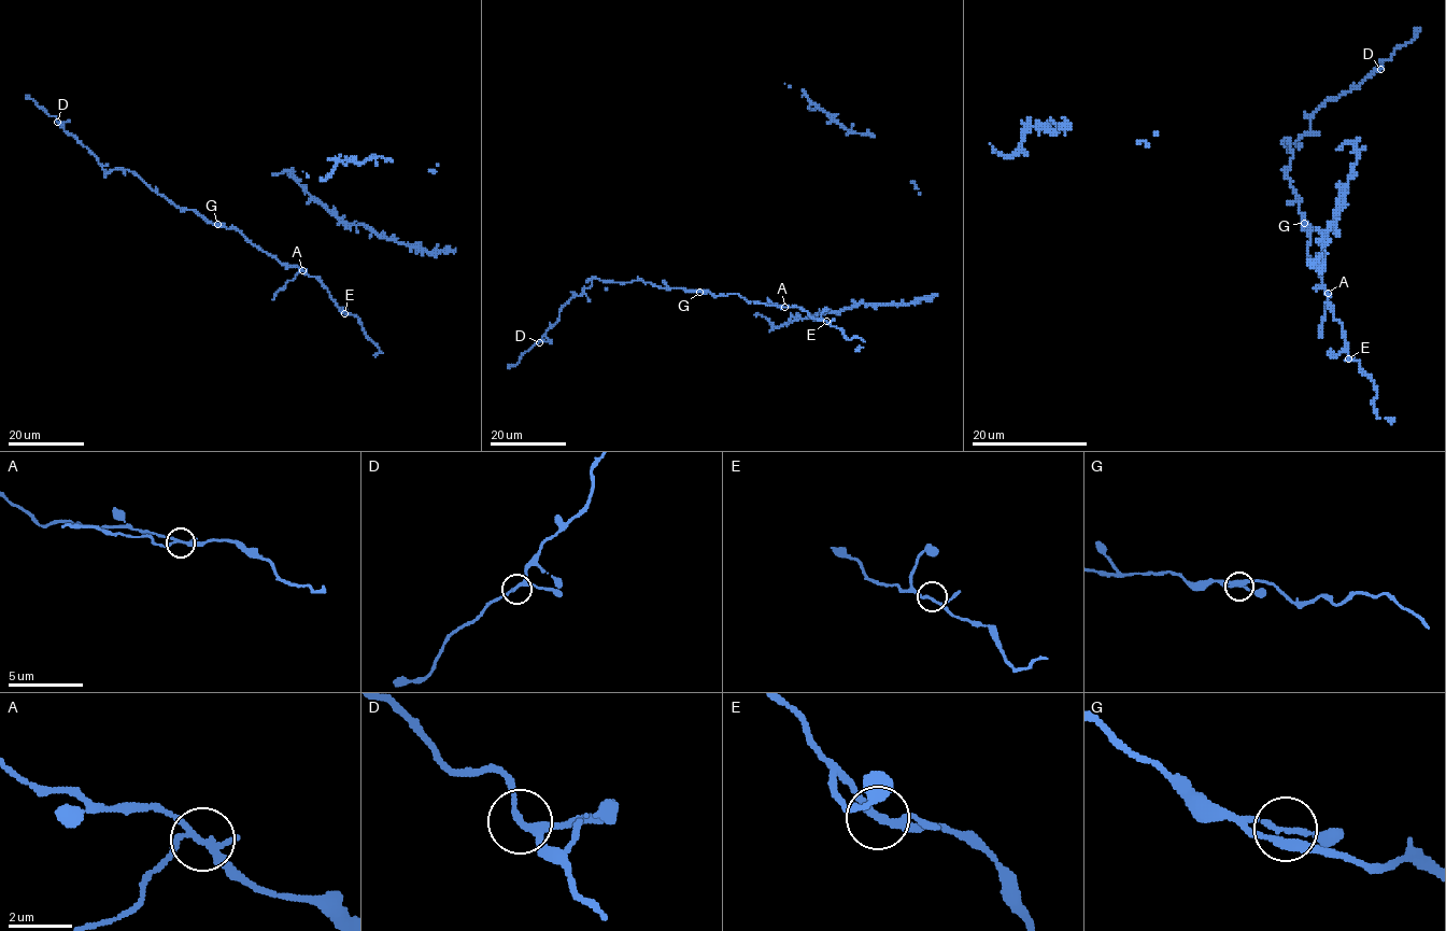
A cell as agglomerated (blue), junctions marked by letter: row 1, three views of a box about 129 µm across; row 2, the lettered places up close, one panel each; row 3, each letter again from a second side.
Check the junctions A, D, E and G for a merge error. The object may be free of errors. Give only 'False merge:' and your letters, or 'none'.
False merge: A

